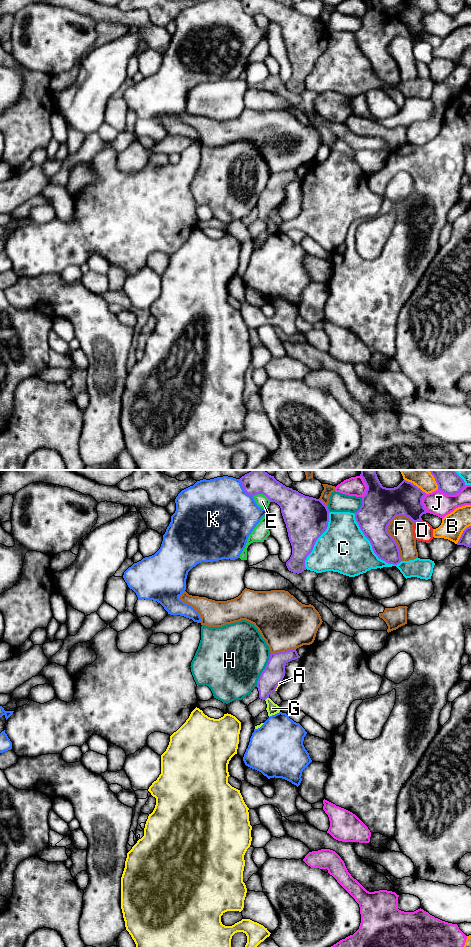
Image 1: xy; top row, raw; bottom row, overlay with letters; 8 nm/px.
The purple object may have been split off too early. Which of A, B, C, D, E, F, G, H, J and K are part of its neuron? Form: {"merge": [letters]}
{"merge": ["G"]}

